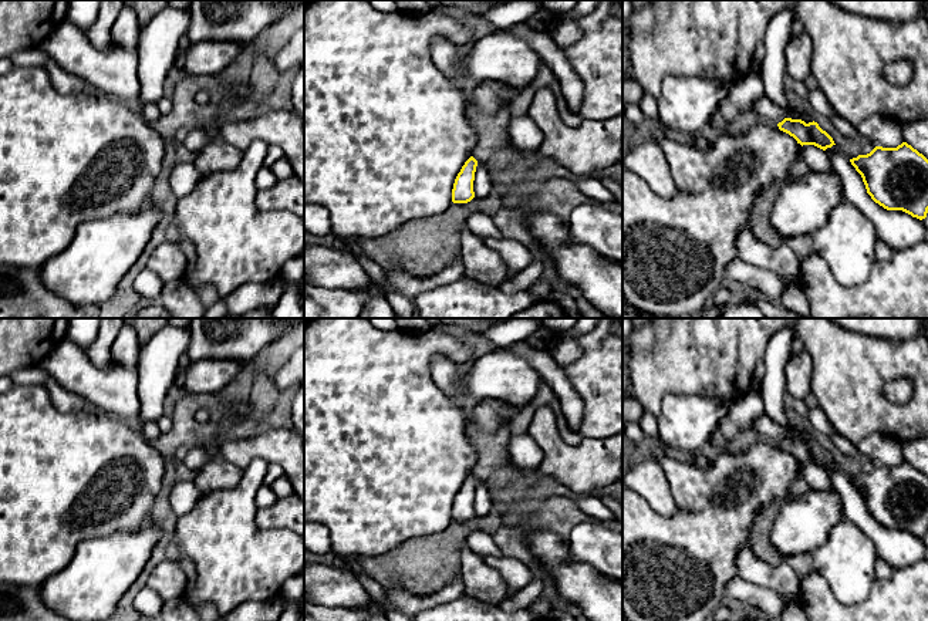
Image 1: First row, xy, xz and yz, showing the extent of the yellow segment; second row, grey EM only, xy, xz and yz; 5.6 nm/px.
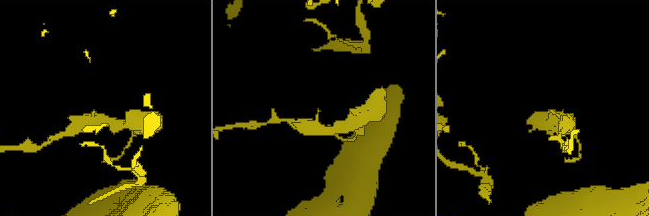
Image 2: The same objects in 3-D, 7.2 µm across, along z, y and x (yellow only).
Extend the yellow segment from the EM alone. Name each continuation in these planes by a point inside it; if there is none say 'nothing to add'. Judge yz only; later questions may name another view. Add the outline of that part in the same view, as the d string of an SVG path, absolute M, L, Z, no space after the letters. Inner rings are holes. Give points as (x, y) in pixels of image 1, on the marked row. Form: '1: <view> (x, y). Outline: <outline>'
1: yz (765, 107). Outline: M762 97L756 105L755 112L769 118L770 121L779 124L786 118L786 112L777 107L775 102L772 102L767 97Z

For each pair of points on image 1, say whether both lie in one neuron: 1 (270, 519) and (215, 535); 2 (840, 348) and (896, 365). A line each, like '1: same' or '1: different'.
1: different
2: same

